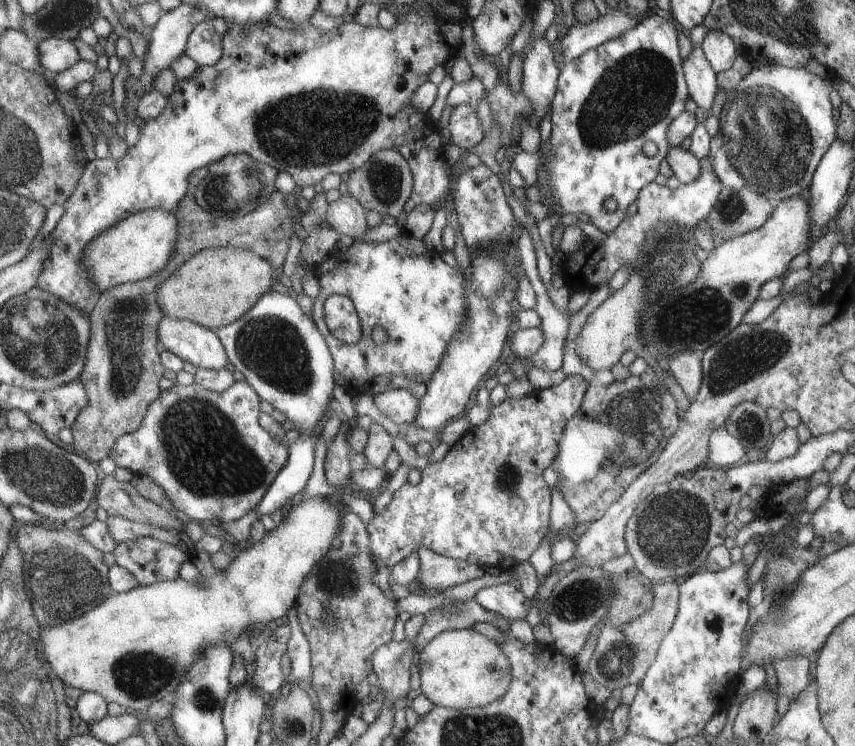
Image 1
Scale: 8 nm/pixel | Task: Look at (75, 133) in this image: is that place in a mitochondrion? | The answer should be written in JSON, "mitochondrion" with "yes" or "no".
{"mitochondrion":"no"}

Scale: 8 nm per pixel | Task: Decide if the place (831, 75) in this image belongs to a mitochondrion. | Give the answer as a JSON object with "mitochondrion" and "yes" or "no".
{"mitochondrion":"no"}

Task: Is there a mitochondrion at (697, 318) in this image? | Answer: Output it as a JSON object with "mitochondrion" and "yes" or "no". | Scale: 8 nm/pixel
{"mitochondrion":"yes"}

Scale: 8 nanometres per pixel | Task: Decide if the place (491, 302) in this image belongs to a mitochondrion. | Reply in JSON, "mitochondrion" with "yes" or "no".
{"mitochondrion":"yes"}

